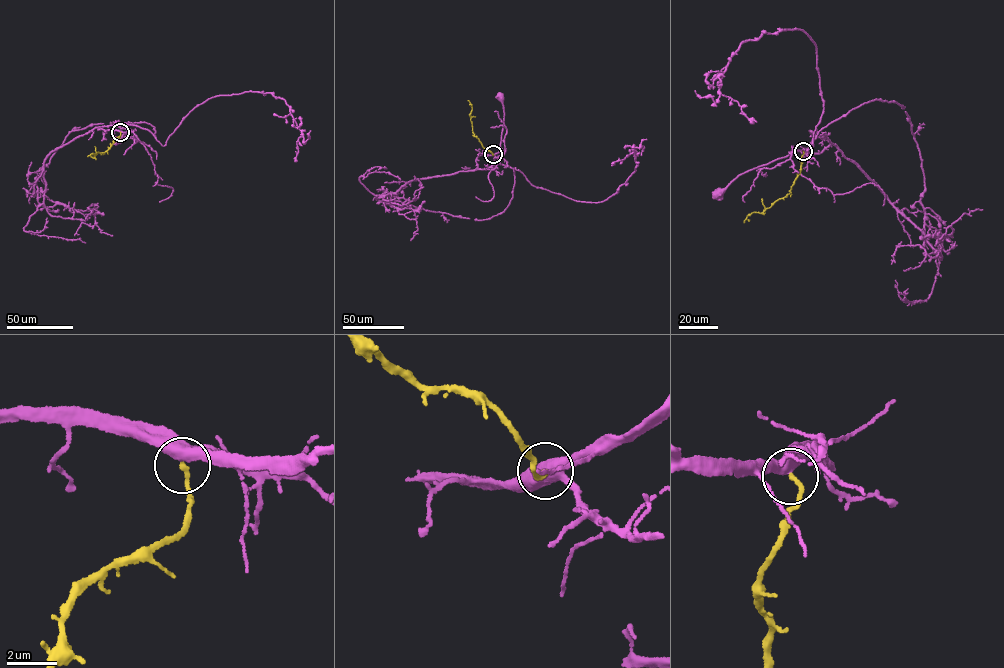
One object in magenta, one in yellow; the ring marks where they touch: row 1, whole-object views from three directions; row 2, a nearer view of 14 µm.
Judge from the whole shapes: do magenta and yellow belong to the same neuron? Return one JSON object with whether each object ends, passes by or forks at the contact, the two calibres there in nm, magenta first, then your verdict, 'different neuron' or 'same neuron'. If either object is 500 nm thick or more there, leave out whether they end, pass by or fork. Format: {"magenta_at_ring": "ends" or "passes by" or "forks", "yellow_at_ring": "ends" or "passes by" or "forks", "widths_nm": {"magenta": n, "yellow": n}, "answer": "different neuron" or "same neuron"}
{"magenta_at_ring": "forks", "yellow_at_ring": "ends", "widths_nm": {"magenta": 440, "yellow": 190}, "answer": "same neuron"}

